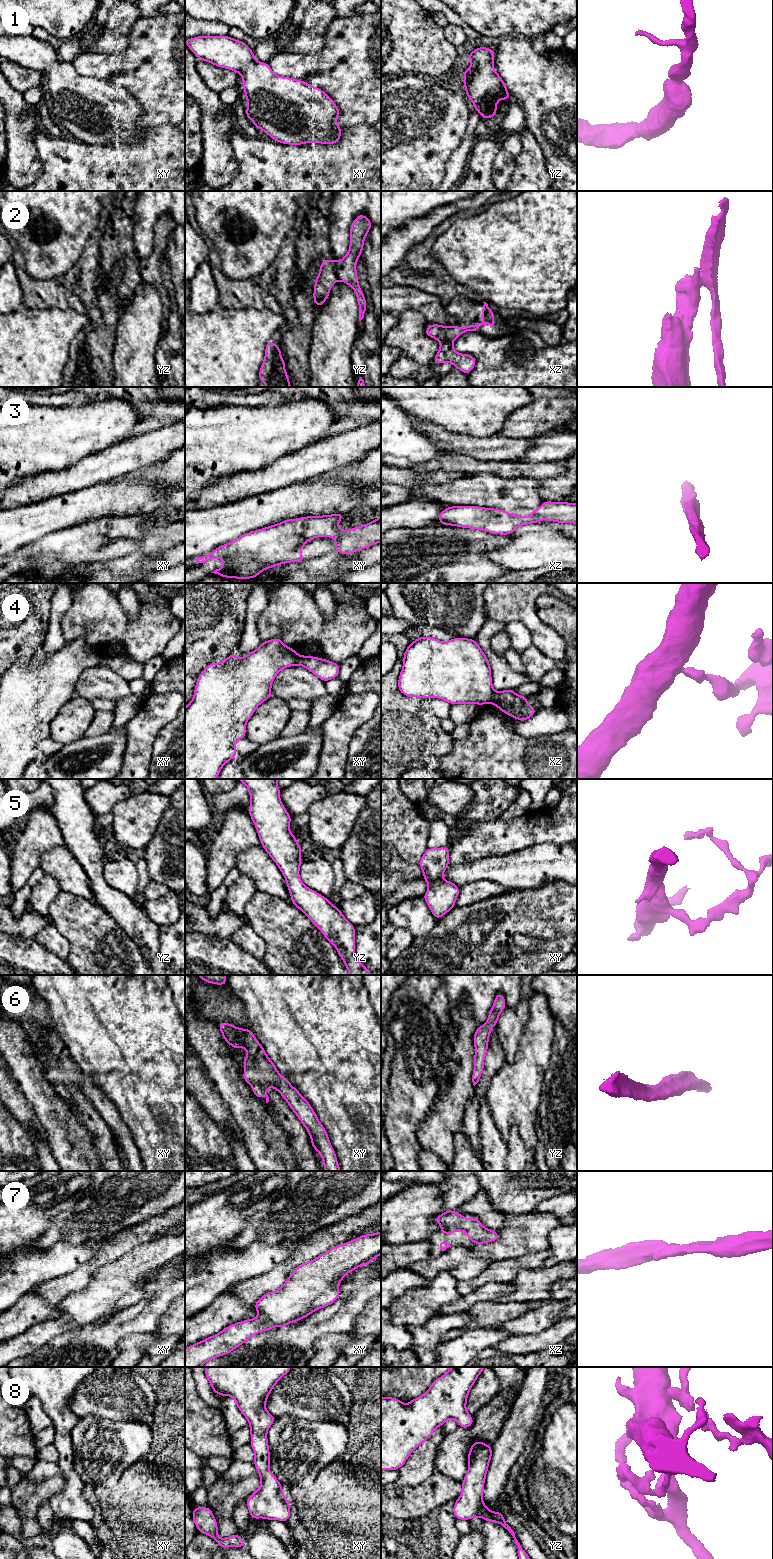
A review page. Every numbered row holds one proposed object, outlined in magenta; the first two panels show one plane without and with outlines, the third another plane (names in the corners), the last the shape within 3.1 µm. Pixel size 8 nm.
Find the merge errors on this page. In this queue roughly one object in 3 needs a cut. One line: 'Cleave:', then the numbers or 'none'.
Cleave: 2, 4

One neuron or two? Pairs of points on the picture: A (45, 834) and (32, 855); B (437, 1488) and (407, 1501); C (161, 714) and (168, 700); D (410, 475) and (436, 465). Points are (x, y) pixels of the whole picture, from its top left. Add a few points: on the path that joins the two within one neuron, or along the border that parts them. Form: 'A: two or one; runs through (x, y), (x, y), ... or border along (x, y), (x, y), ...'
A: one; runs through (40, 839), (32, 847), (32, 850)
B: one; runs through (430, 1495), (419, 1501), (414, 1501)
C: one; runs through (161, 711), (168, 703)
D: two; border along (412, 467), (417, 471), (444, 471)

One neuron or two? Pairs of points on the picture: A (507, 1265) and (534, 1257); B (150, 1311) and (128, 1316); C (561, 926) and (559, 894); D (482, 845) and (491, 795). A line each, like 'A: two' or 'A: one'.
A: one
B: one
C: one
D: two

